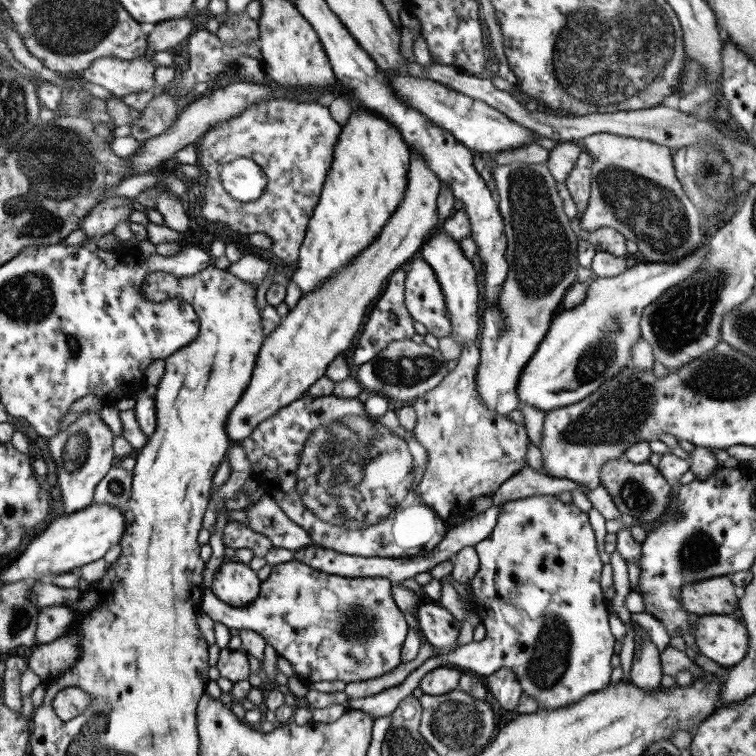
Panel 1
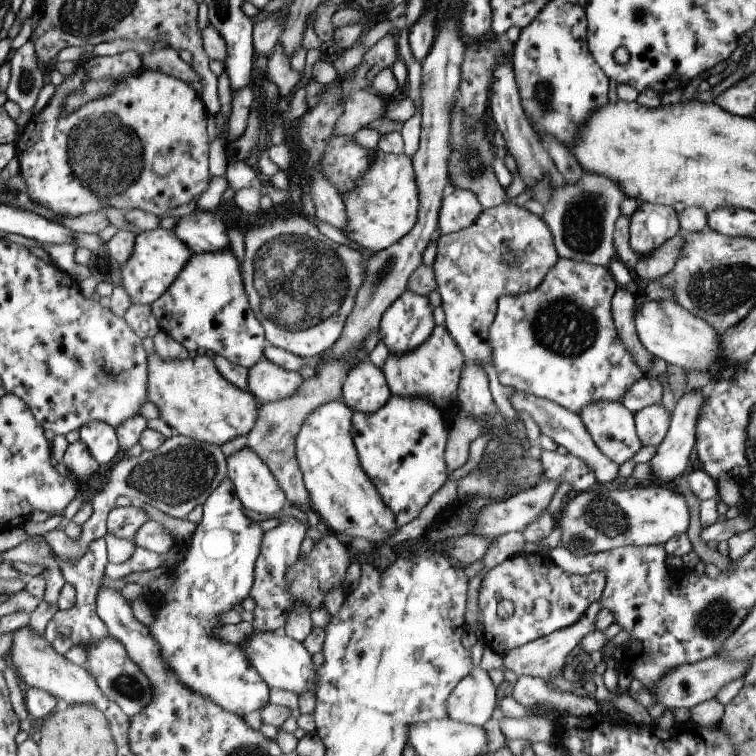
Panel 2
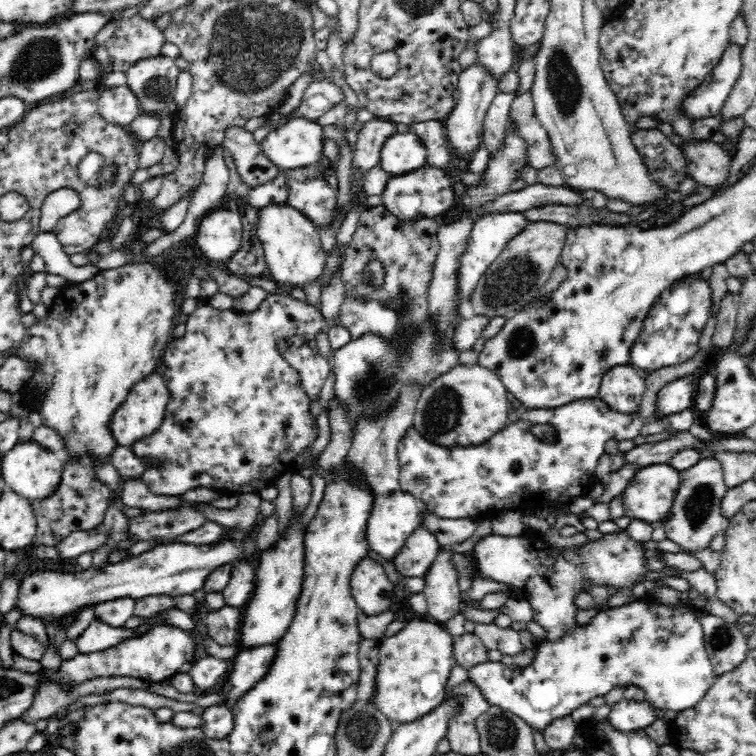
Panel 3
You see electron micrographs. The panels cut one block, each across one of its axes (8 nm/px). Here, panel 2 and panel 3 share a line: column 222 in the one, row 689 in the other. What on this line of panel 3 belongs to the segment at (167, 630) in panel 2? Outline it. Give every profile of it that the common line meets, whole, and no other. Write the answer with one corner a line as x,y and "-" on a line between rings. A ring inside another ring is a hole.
637,600
624,606
606,608
600,610
589,623
577,625
570,634
556,642
538,640
535,650
534,661
516,670
511,670
501,661
486,661
467,669
469,679
475,682
490,704
513,712
528,723
533,732
543,732
552,720
572,714
592,698
605,696
616,687
637,686
644,691
645,700
654,708
683,711
696,706
704,698
717,676
705,650
699,612
689,604
674,608

